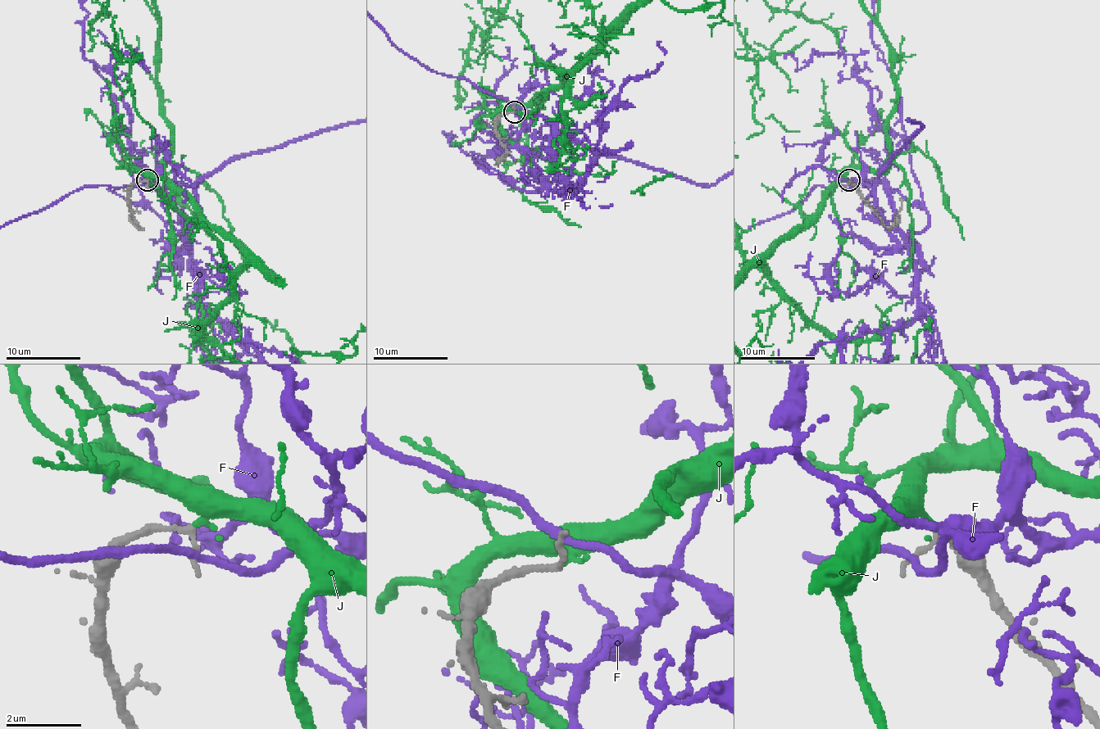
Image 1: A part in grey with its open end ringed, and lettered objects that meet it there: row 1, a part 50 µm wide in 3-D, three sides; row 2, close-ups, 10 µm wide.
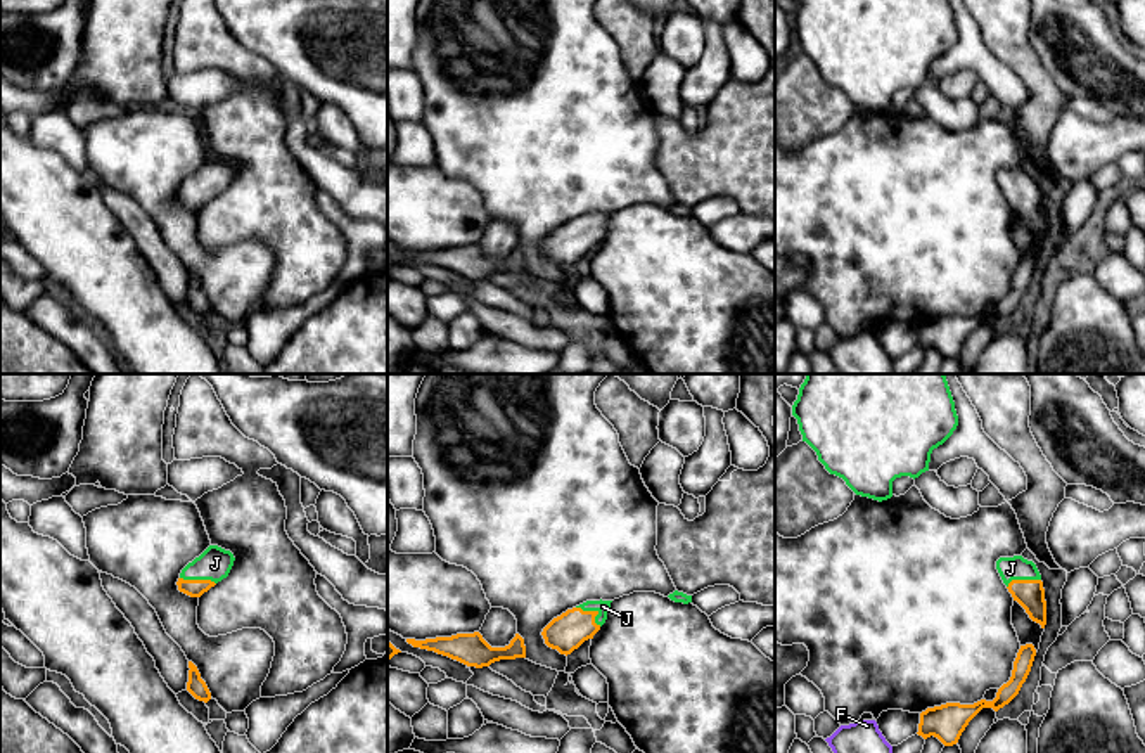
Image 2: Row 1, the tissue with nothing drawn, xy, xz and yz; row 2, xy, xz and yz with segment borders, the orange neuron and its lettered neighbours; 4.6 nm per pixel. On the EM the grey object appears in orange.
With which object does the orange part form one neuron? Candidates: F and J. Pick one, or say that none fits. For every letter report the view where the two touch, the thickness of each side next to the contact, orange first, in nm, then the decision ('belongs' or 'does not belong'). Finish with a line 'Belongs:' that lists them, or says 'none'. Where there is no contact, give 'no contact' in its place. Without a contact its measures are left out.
F: no contact; does not belong
J: contact in xz; calibres 170 and 60 nm; belongs
Belongs: J

